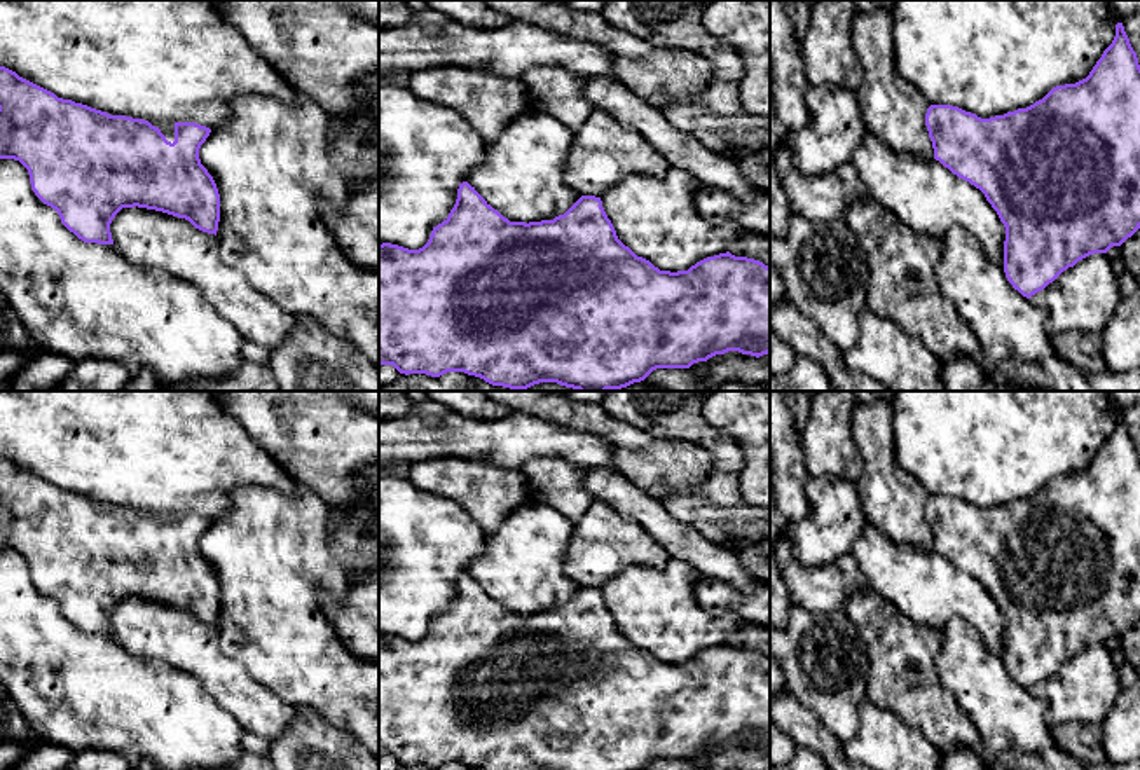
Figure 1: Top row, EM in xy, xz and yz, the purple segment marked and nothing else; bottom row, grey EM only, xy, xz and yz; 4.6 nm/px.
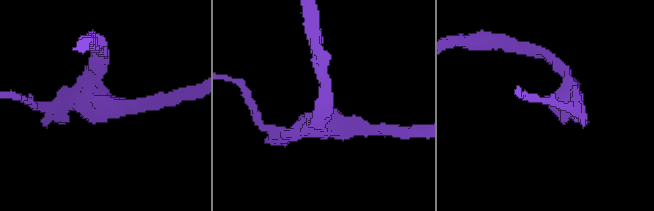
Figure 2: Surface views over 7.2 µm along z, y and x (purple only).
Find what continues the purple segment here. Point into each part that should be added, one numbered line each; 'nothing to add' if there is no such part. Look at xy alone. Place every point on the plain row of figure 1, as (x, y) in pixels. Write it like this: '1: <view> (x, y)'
1: xy (166, 519)

